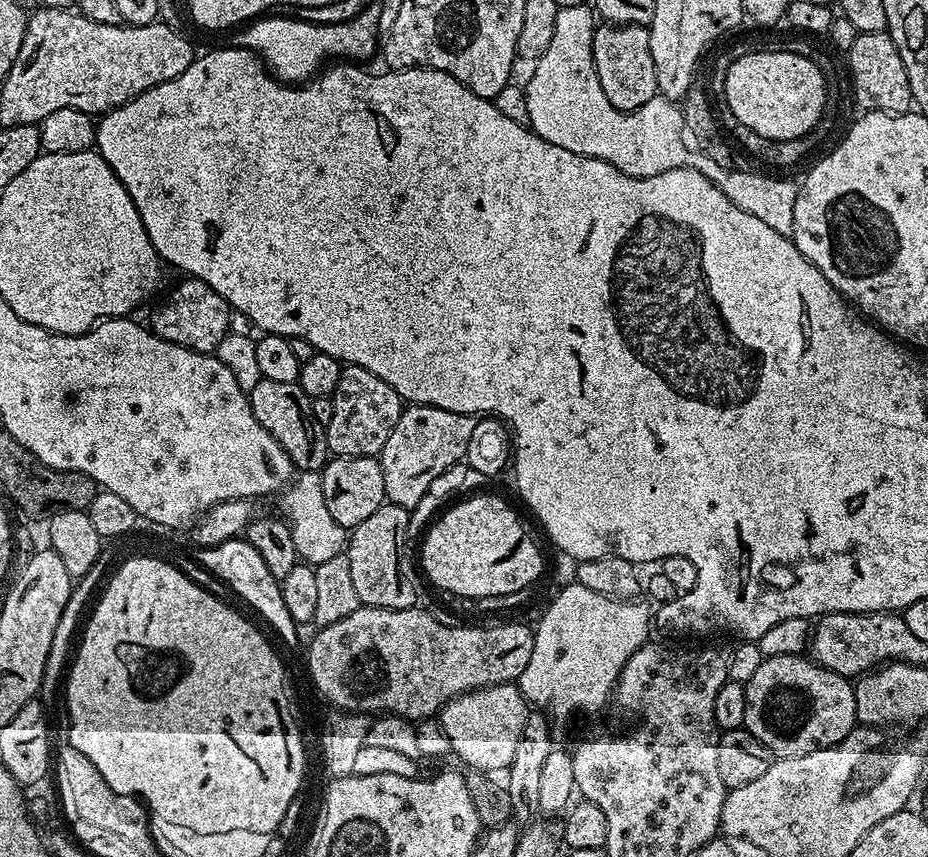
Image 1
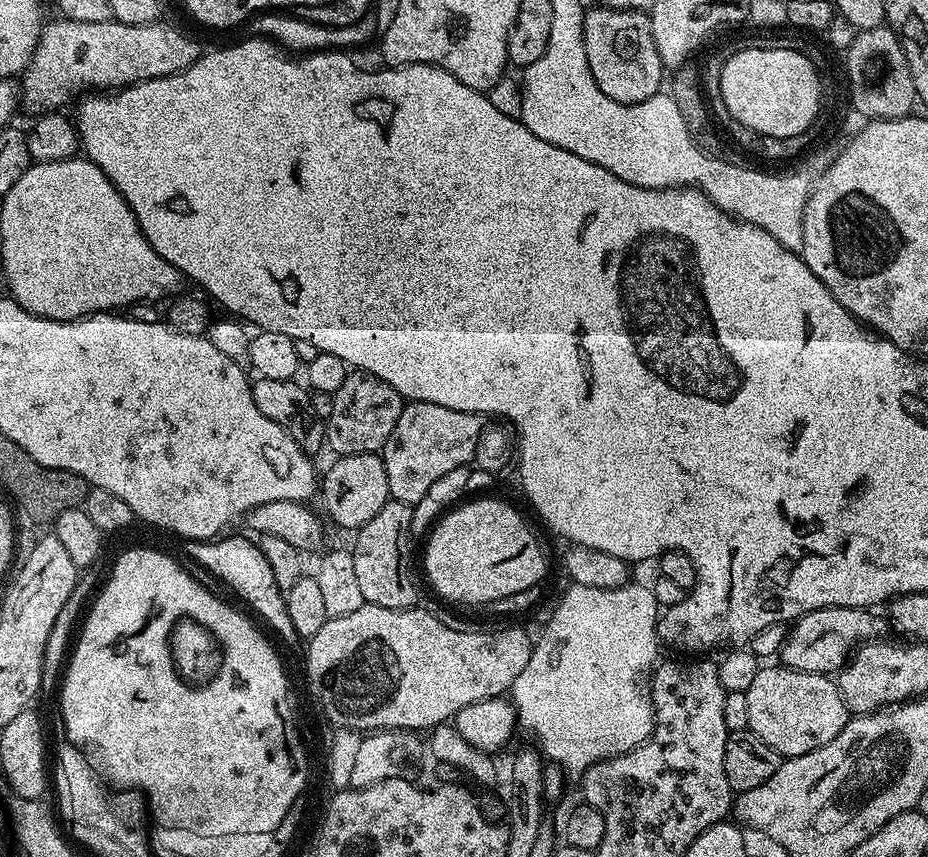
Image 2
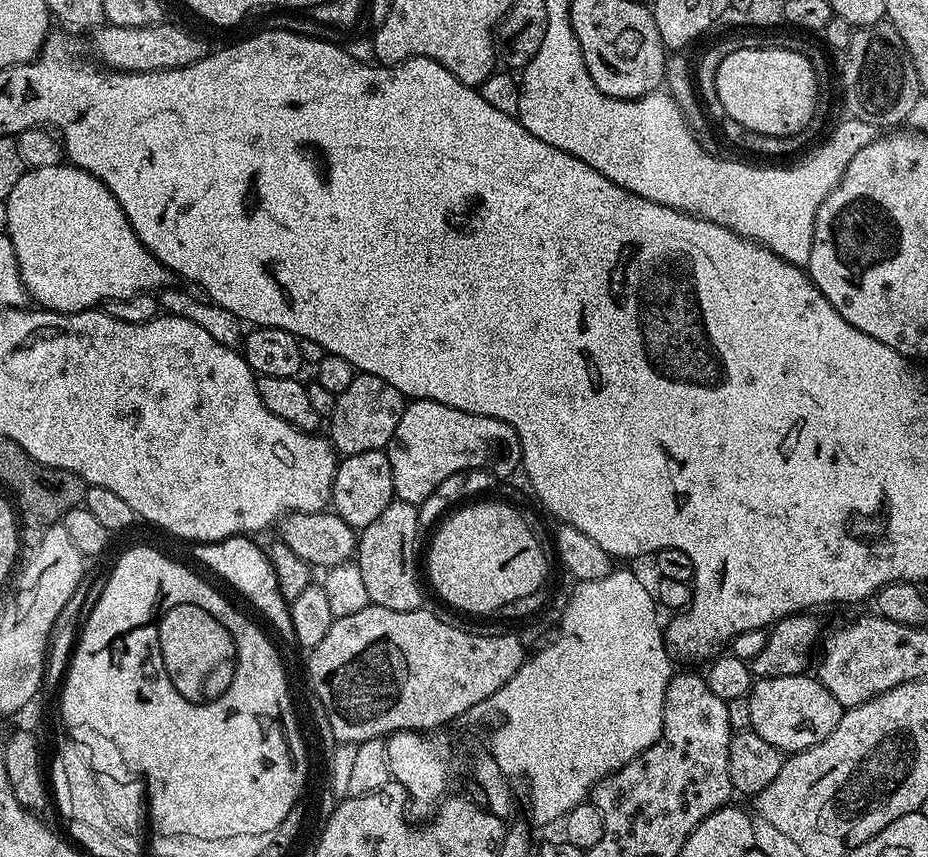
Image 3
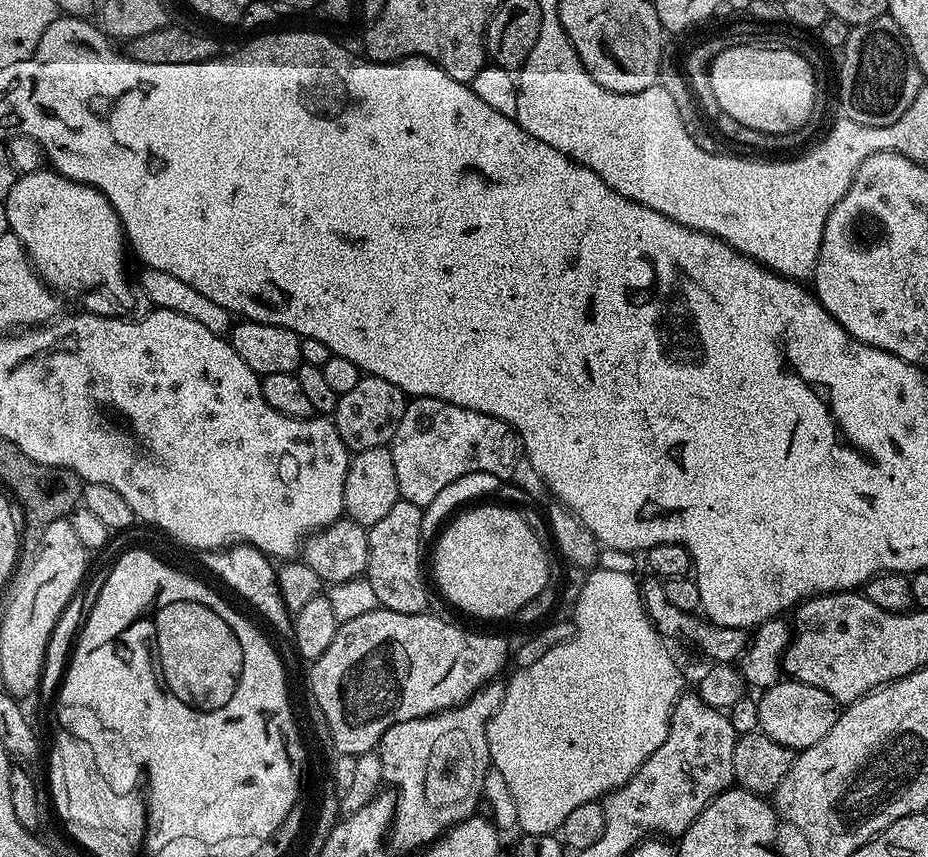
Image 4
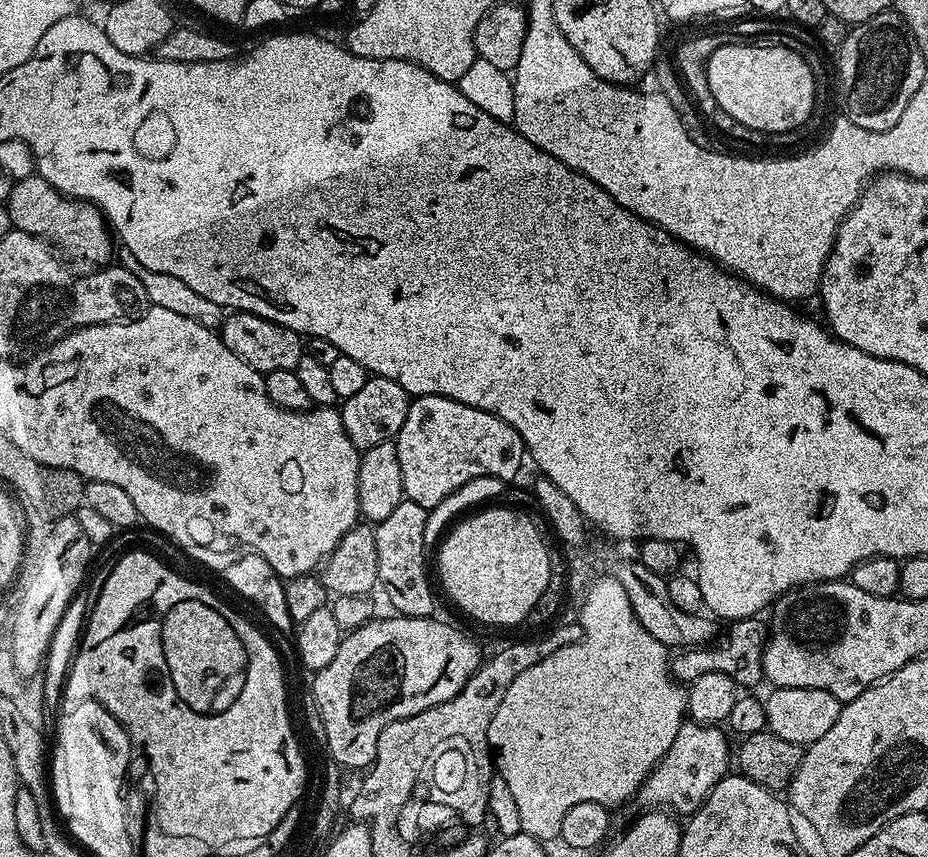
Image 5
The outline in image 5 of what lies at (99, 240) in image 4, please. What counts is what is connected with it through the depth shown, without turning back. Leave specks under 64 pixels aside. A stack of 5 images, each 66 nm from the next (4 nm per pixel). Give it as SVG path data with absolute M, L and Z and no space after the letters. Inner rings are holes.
M33 174L30 178L13 183L6 207L15 231L43 236L57 249L65 248L74 259L92 264L88 266L104 266L109 263L108 255L112 252L114 236L103 212L95 204L64 196L50 187L40 175Z

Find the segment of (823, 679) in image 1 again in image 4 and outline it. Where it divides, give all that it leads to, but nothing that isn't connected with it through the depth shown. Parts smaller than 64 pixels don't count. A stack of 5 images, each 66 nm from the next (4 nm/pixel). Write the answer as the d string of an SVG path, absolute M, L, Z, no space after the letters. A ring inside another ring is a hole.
M795 678L781 679L780 683L763 689L758 696L759 731L765 732L774 742L793 750L803 750L814 746L834 726L838 715L838 705L826 690L810 686Z

